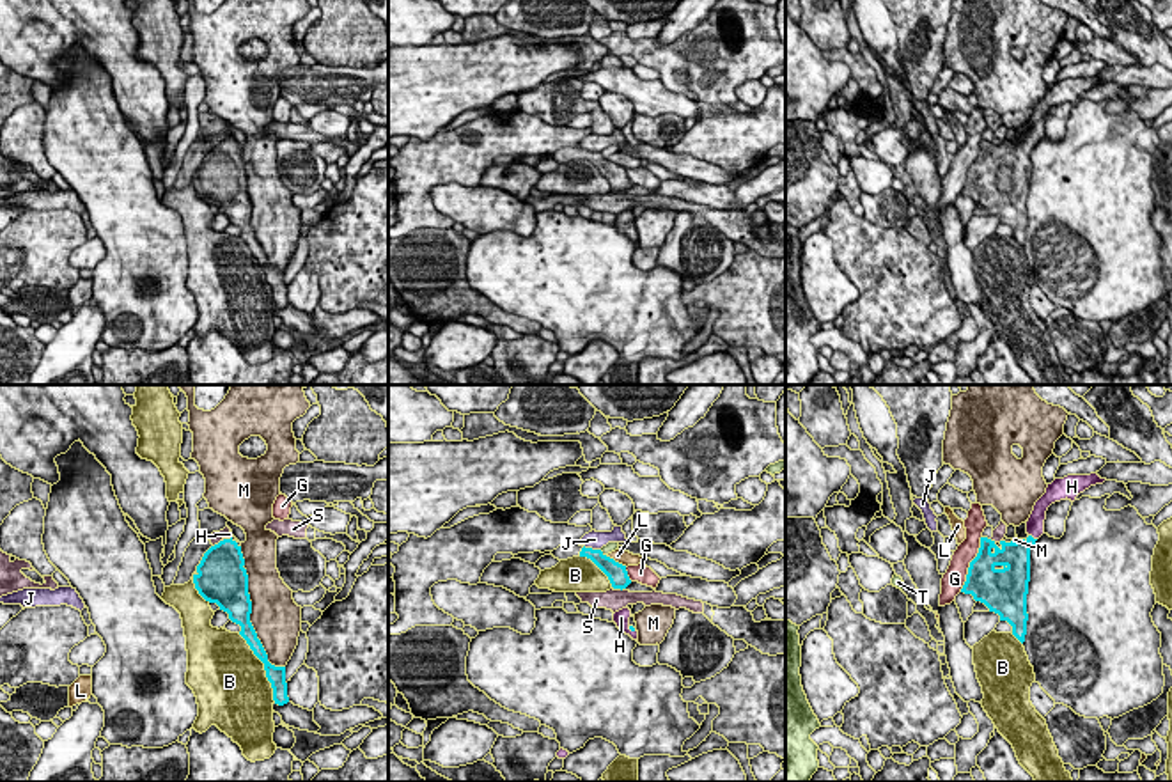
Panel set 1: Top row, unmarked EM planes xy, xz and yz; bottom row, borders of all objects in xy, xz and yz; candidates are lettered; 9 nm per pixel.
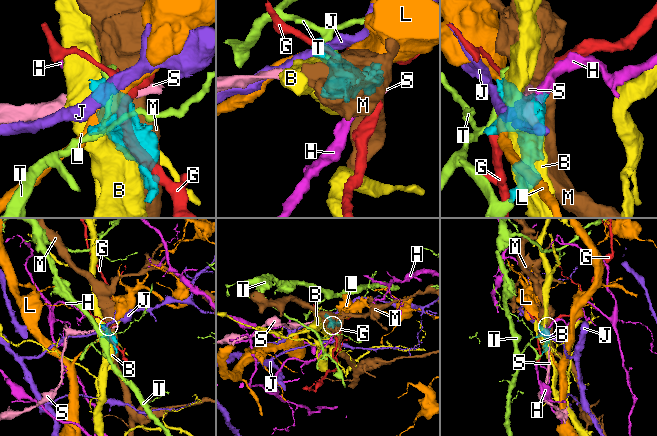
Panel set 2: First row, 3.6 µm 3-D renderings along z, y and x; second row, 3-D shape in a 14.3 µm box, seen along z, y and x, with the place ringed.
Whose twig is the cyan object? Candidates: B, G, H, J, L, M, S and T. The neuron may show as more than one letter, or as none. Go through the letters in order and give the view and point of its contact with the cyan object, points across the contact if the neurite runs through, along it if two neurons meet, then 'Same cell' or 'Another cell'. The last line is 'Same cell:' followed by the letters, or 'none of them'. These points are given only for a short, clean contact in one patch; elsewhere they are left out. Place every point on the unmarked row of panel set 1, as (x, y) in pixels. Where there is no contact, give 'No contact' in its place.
B: Touches cyan at xy (265, 270). Another cell
G: Touches cyan at yz (970, 167). Another cell
H: Touches cyan at yz (1031, 139). Same cell
J: Touches cyan at xz (591, 151). Boundary: xz (584, 148), (600, 153). Another cell
L: Touches cyan at xz (614, 164). Another cell
M: Touches cyan at xy (250, 226). Another cell
S: Touches cyan at xy (218, 146). Another cell
T: Touches cyan at xz (601, 156). Another cell
Same cell: H

